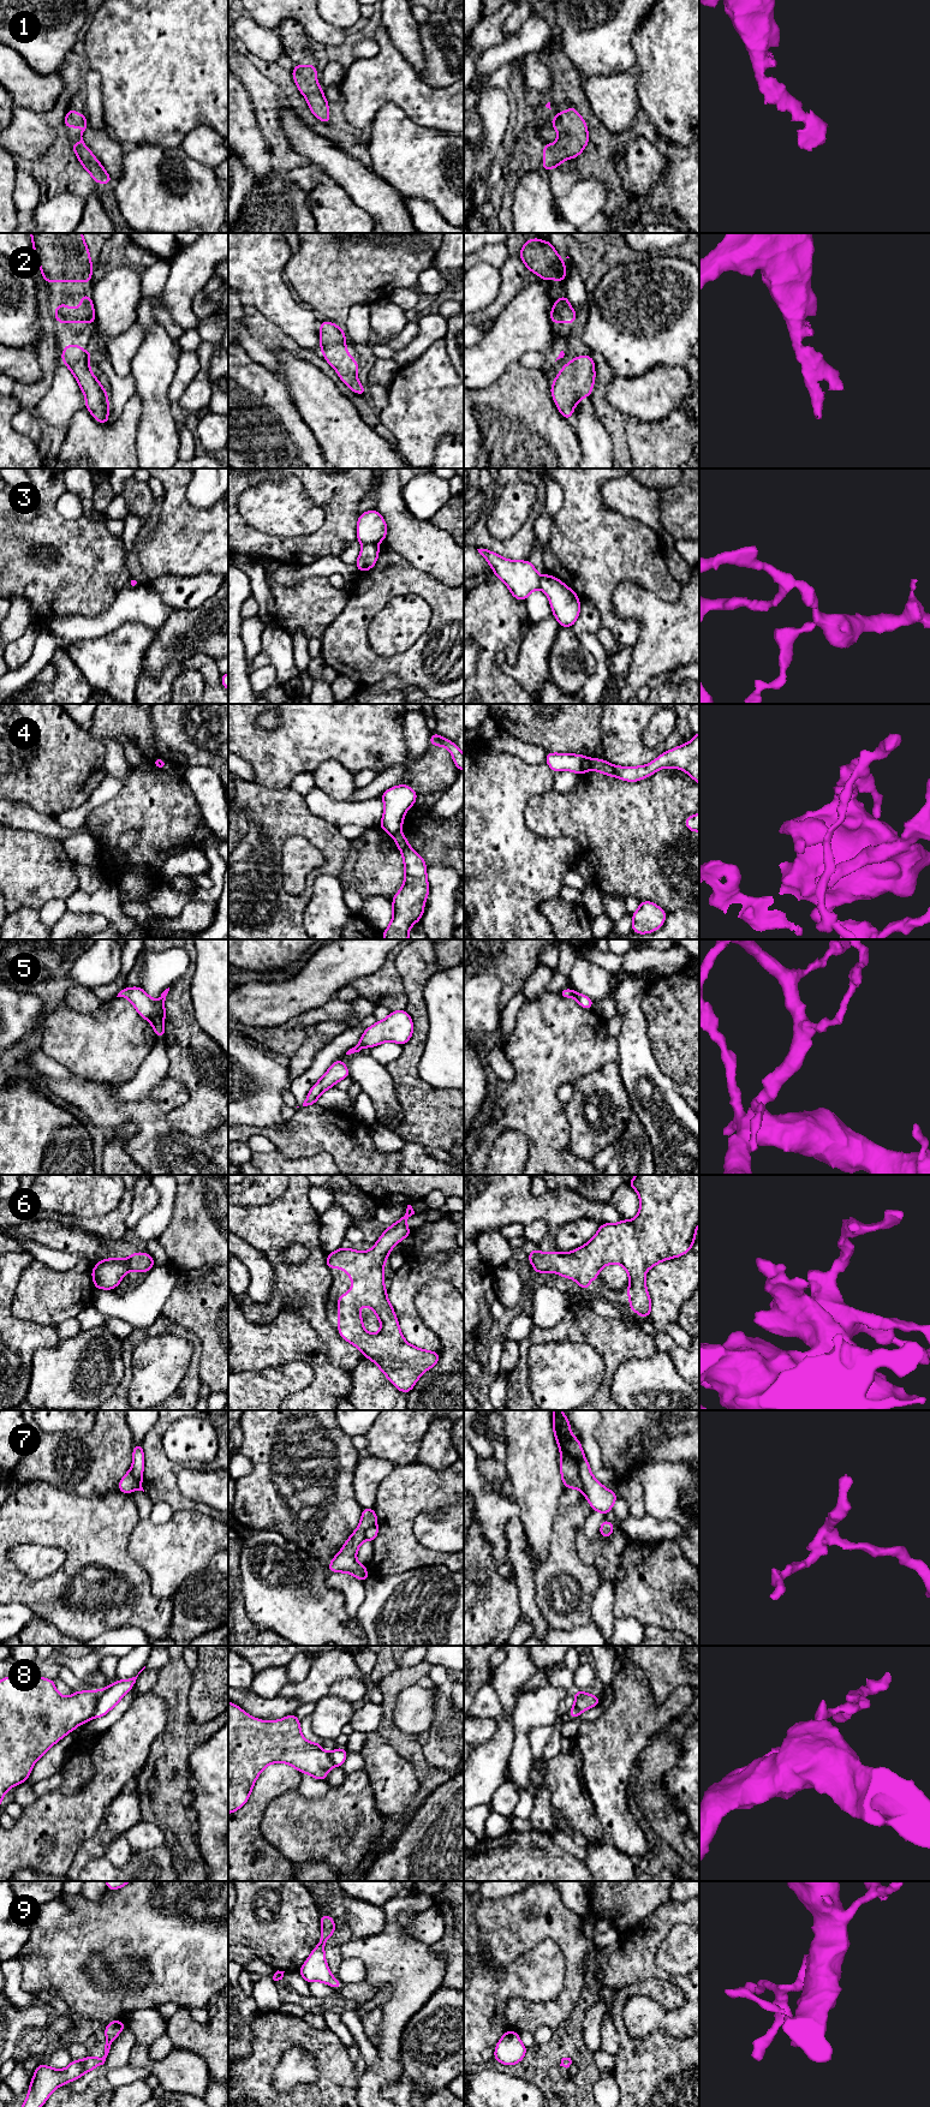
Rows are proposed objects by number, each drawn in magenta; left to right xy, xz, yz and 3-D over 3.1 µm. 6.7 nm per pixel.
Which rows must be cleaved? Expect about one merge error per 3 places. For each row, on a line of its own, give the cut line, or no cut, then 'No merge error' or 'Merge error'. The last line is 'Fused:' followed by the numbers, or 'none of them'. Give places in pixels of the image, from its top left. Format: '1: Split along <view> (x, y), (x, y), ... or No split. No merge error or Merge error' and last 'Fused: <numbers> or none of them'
1: No split. No merge error
2: No split. No merge error
3: Split along xz (375, 543), (365, 543), (363, 545). Merge error
4: Split along yz (592, 760), (590, 767). Merge error
5: No split. No merge error
6: No split. No merge error
7: Split along yz (561, 1455), (568, 1455), (576, 1462), (582, 1490). Merge error
8: Split along xy (99, 1691), (96, 1707), (91, 1717). Merge error
9: No split. No merge error
Fused: 3, 4, 7, 8

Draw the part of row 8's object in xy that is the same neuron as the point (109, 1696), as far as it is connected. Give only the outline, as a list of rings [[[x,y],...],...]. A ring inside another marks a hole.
[[[145,1666],[138,1672],[138,1675],[145,1669]],[[138,1675],[136,1677],[132,1677],[132,1678],[129,1678],[129,1679],[124,1679],[124,1681],[119,1681],[117,1679],[112,1685],[107,1687],[107,1688],[102,1688],[101,1690],[99,1690],[99,1699],[97,1699],[97,1705],[96,1705],[96,1708],[95,1708],[95,1712],[93,1714],[93,1718],[101,1718],[103,1715],[106,1715],[132,1688],[133,1688],[133,1684],[136,1683],[136,1679],[138,1677]]]

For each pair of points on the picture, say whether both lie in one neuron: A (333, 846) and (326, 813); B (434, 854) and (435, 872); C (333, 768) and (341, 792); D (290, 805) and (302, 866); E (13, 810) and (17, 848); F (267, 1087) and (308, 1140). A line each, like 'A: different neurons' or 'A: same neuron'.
A: different neurons
B: different neurons
C: same neuron
D: different neurons
E: different neurons
F: different neurons

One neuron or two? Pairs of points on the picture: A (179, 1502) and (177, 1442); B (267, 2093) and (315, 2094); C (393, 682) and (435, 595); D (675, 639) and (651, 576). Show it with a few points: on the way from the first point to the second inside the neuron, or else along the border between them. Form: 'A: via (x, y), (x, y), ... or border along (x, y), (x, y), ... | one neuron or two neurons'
A: border along (162, 1439), (165, 1455), (171, 1461), (184, 1466) | two neurons
B: via (266, 2061), (286, 2041), (306, 2041), (325, 2063) | one neuron
C: border along (368, 684), (394, 674), (421, 690) | two neurons
D: border along (637, 584), (668, 603), (678, 600), (683, 586) | two neurons

